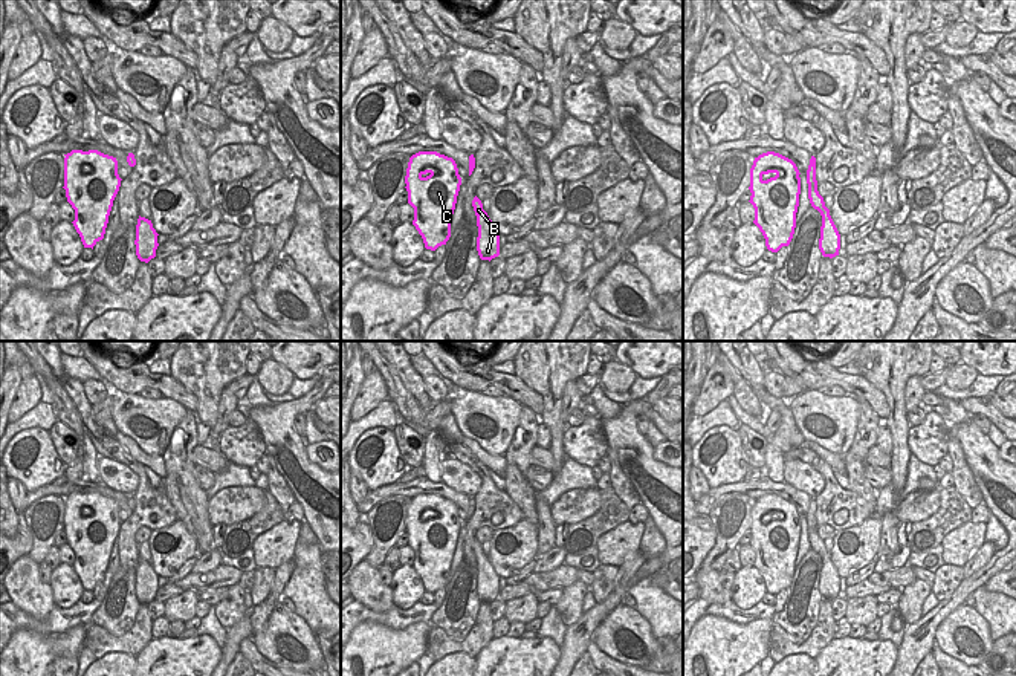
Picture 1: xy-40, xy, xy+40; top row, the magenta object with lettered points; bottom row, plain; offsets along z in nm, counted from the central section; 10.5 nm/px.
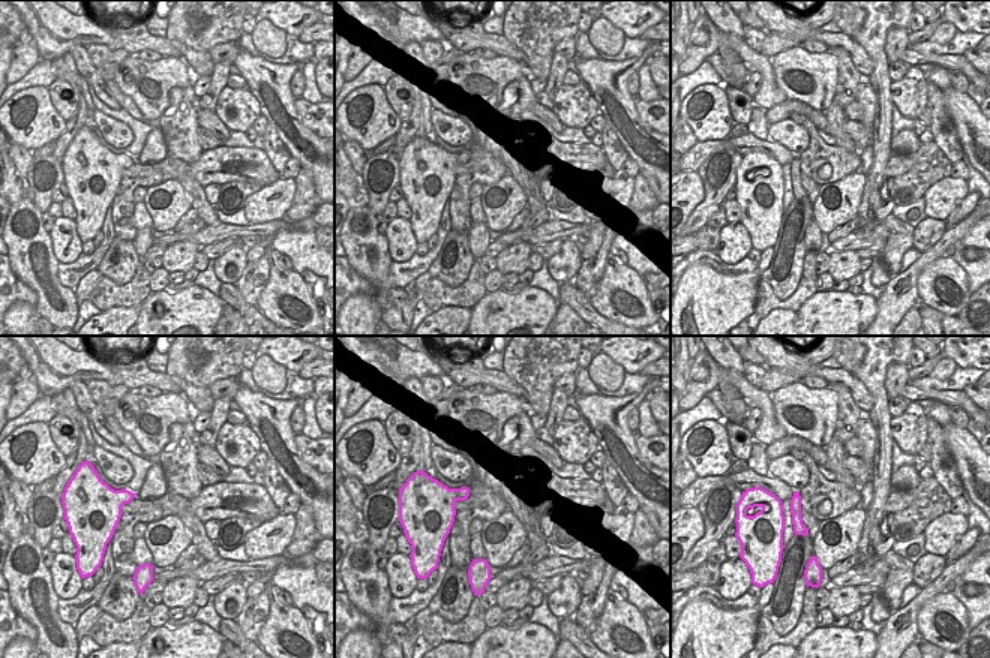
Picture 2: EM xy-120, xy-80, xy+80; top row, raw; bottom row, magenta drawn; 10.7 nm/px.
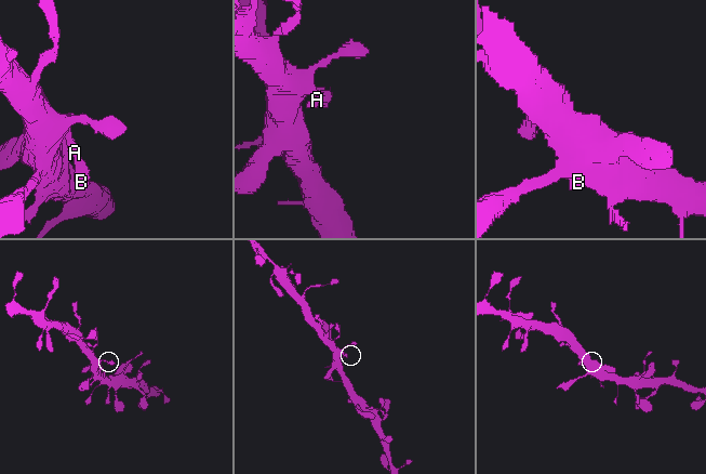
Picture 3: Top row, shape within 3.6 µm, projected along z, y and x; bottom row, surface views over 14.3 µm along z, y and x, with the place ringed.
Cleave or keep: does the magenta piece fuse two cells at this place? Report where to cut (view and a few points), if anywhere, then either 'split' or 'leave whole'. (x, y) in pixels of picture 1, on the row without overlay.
cut none; leave whole

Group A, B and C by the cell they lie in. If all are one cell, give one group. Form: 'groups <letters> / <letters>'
groups A B C

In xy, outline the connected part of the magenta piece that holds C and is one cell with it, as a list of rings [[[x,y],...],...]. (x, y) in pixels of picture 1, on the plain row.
[[[419,494],[409,500],[405,526],[408,546],[414,551],[413,567],[422,578],[425,590],[435,593],[451,580],[451,563],[461,528],[457,506],[437,494]]]

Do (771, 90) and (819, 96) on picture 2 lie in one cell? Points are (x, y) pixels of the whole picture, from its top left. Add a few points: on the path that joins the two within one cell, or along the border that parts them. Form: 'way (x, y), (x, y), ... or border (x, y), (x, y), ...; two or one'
border (770, 59), (774, 81), (788, 98); two

